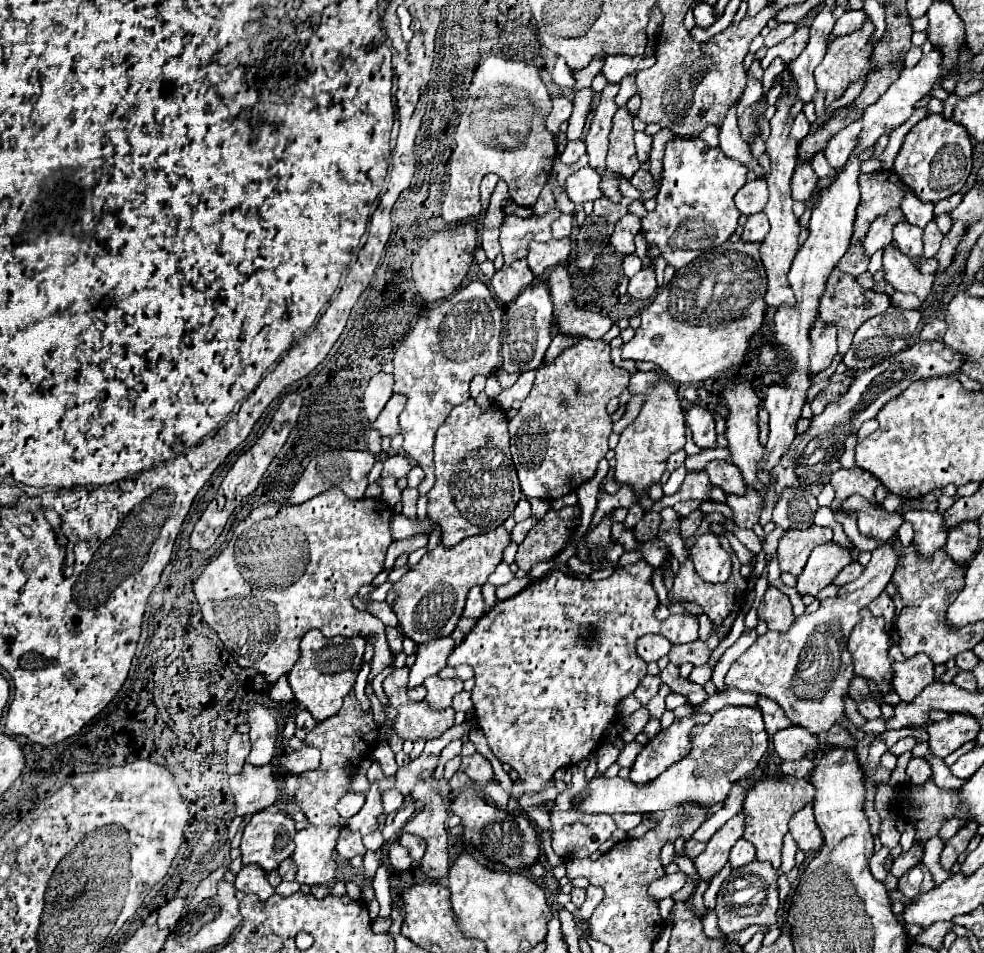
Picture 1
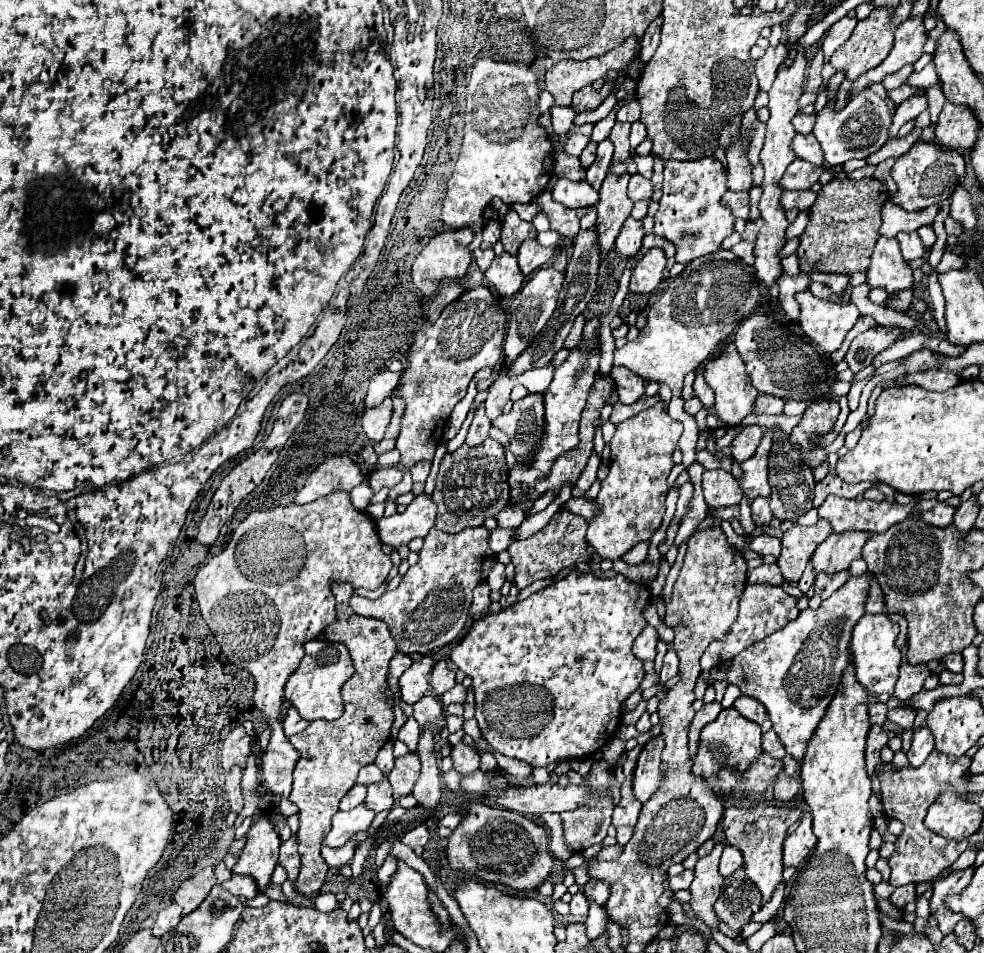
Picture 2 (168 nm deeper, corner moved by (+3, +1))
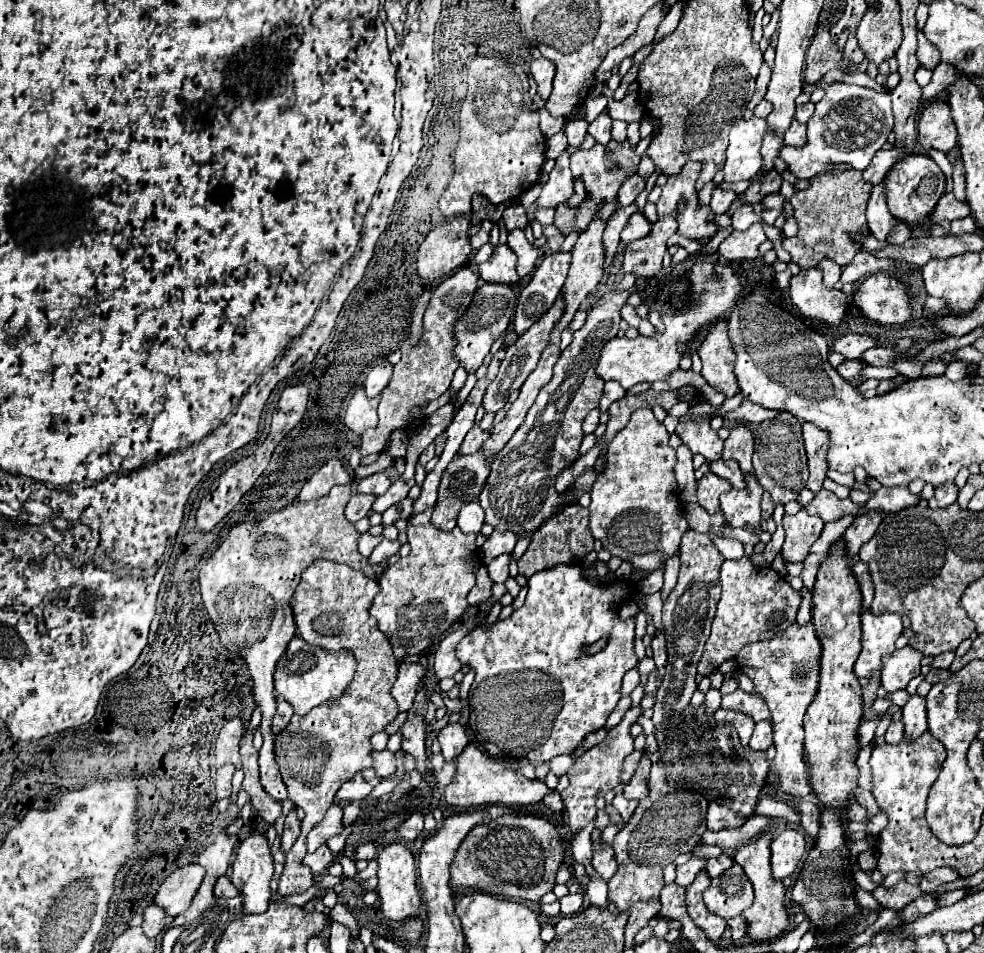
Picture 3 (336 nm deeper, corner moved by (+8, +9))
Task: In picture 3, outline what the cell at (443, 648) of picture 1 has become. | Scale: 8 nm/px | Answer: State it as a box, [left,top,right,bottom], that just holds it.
[391,662,425,712]

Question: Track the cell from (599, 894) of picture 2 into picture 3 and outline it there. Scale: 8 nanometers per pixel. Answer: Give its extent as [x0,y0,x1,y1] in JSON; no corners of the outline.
[593,844,617,880]

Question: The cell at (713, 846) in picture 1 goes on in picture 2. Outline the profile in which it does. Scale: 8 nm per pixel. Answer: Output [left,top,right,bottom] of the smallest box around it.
[690,840,726,928]

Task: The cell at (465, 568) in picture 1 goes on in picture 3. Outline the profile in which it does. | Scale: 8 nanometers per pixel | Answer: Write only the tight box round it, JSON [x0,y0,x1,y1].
[371,509,481,662]

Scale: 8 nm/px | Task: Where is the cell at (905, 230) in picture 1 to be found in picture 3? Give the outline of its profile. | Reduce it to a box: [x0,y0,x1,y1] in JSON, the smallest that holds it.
[887,222,911,244]

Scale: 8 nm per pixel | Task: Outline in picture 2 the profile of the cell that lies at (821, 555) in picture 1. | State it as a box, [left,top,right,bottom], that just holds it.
[810,532,868,574]

